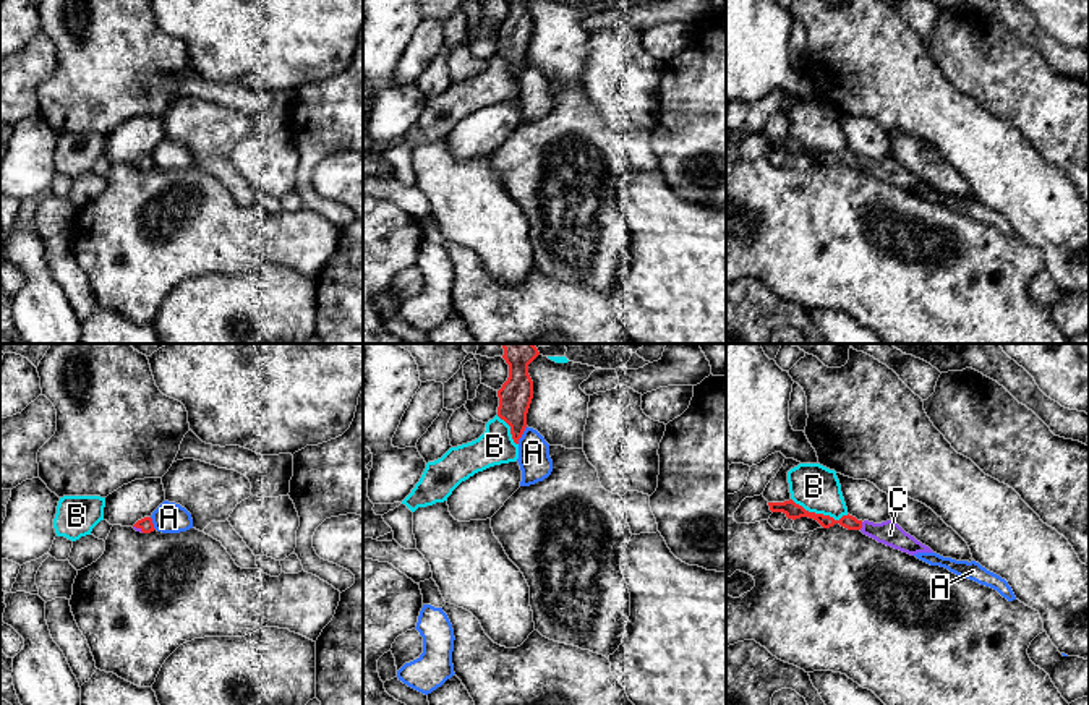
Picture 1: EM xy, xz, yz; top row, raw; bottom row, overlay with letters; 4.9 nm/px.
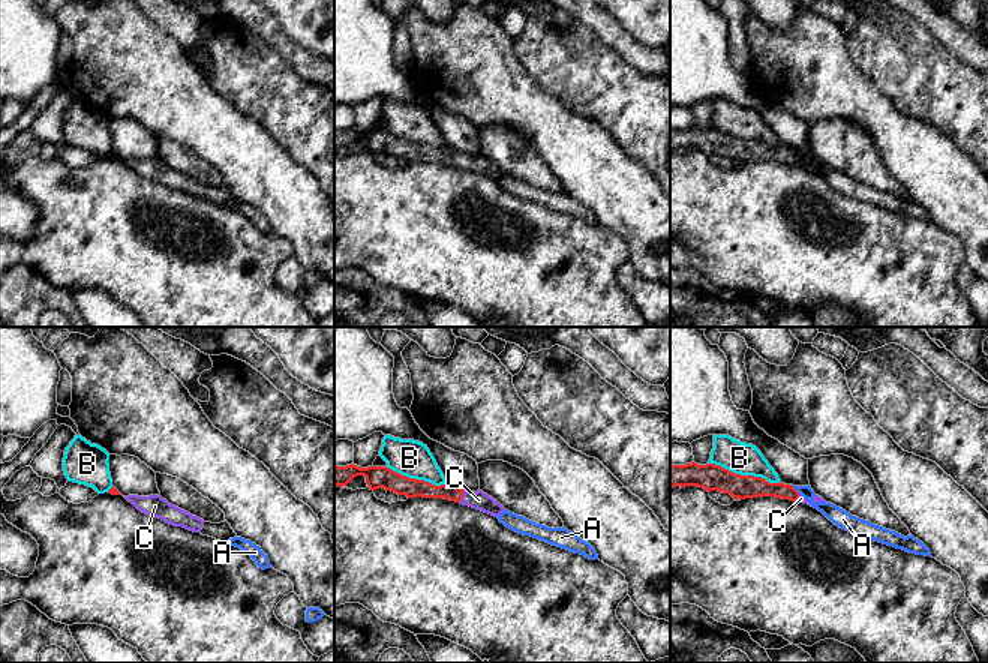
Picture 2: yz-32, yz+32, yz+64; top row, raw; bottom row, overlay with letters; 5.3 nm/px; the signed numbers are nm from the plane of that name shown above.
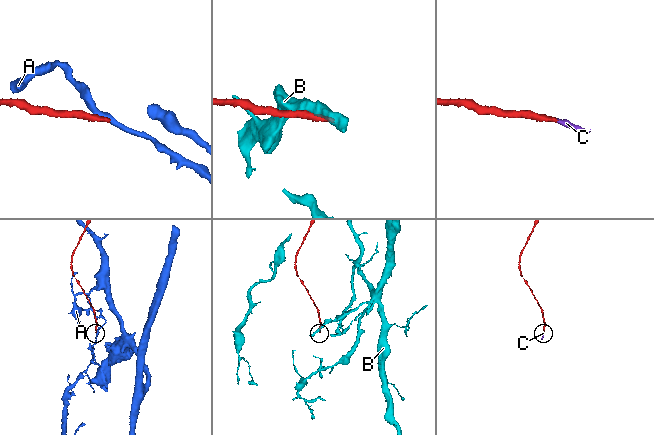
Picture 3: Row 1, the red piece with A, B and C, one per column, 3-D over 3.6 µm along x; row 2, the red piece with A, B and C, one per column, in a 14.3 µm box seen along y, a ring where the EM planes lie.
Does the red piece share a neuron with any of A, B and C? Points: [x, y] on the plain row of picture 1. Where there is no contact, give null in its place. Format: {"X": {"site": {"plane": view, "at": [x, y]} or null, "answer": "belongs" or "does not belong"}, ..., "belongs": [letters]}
{"A": {"site": {"plane": "xz", "at": [522, 70]}, "answer": "does not belong"}, "B": {"site": {"plane": "yz", "at": [820, 151]}, "answer": "does not belong"}, "C": {"site": {"plane": "yz", "at": [861, 162]}, "answer": "belongs"}, "belongs": ["C"]}

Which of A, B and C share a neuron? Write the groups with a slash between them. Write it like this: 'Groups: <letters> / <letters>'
Groups: A / B / C

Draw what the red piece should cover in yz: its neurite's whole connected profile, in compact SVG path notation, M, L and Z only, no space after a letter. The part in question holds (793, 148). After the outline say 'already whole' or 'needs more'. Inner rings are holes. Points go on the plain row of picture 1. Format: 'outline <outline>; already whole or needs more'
outline M792 136L784 139L768 139L771 149L783 149L788 156L801 156L809 154L817 157L823 165L830 165L835 160L839 160L841 164L848 167L861 167L864 172L877 177L878 180L883 180L886 183L891 183L895 186L899 186L903 190L908 190L911 193L917 190L933 190L929 183L917 178L914 173L906 170L898 160L893 157L886 157L882 160L873 160L869 157L857 157L852 152L843 152L839 157L835 157L830 152L815 151L805 147L802 143L796 141Z; needs more

